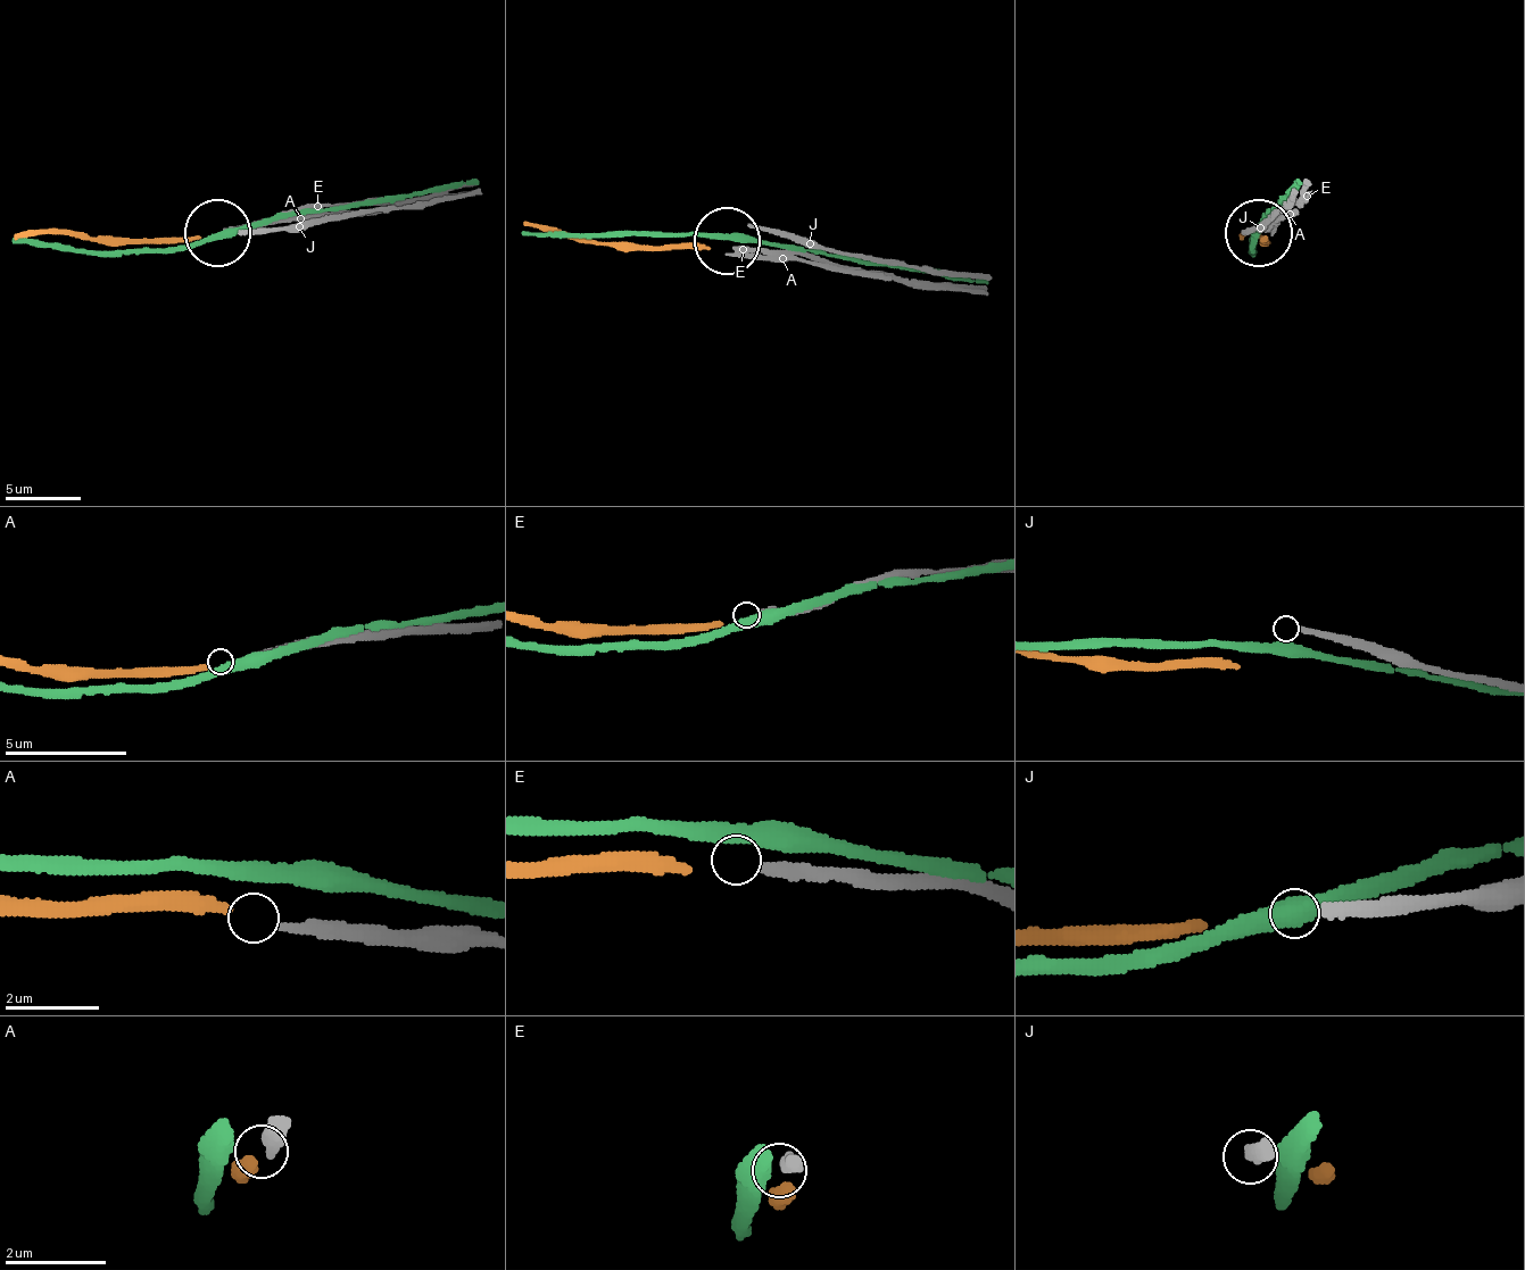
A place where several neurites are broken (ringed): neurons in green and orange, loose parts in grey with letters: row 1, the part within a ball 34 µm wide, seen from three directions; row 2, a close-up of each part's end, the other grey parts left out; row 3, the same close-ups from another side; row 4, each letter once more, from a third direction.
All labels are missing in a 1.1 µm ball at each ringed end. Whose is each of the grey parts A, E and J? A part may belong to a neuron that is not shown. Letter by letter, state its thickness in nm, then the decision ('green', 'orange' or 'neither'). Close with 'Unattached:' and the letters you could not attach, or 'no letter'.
A: 200 nm | orange
E: 280 nm | neither
J: 240 nm | neither
Unattached: E, J

